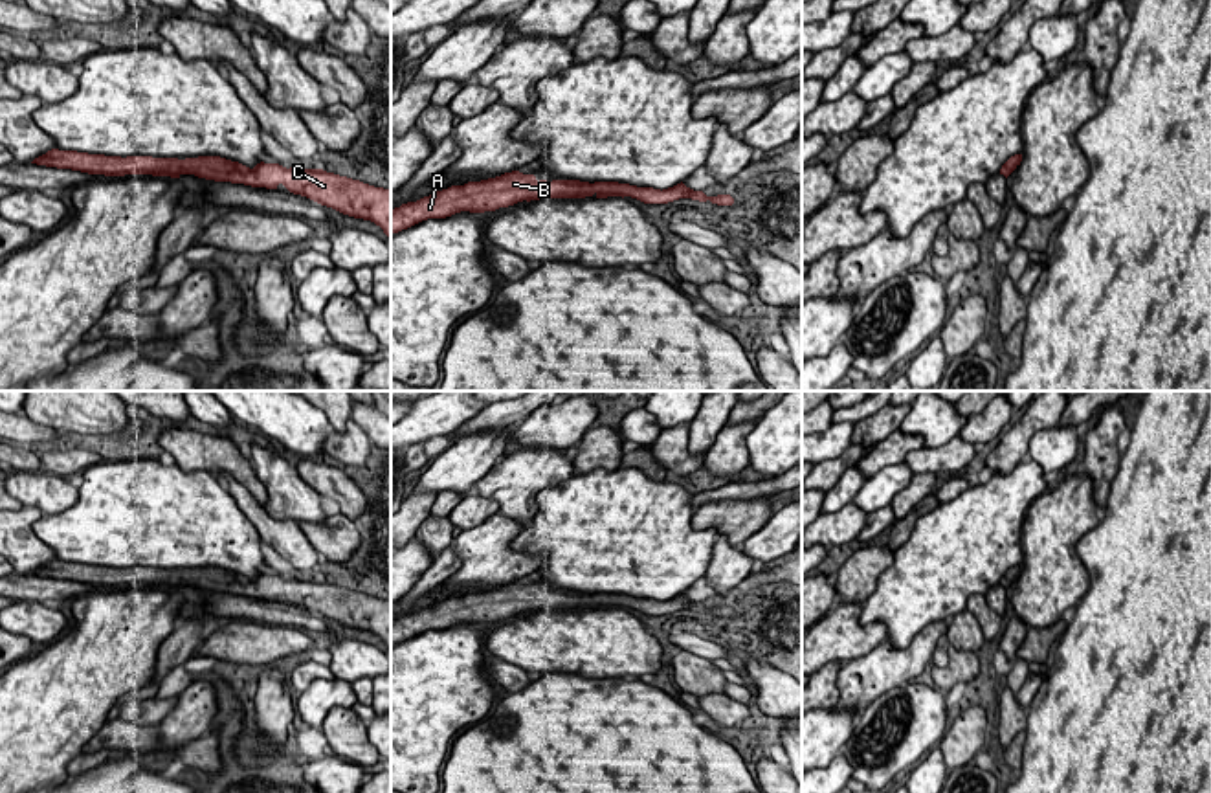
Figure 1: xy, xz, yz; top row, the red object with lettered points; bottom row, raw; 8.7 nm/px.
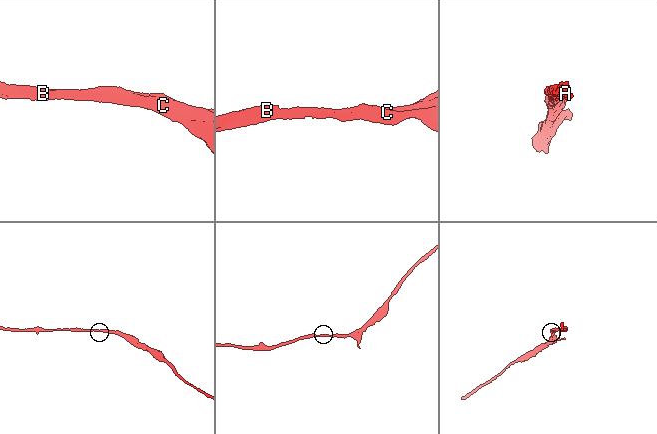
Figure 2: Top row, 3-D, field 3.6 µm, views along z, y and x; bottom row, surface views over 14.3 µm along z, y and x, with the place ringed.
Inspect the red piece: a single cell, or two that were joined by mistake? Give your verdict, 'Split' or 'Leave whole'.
Leave whole

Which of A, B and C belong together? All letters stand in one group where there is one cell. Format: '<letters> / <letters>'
A B C

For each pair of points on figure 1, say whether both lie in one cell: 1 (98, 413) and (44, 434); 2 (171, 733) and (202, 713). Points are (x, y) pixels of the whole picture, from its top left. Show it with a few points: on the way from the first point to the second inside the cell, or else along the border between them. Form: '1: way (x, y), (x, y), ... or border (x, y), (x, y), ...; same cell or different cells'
1: border (24, 413), (61, 432); different cells
2: way (178, 727), (195, 713); same cell

